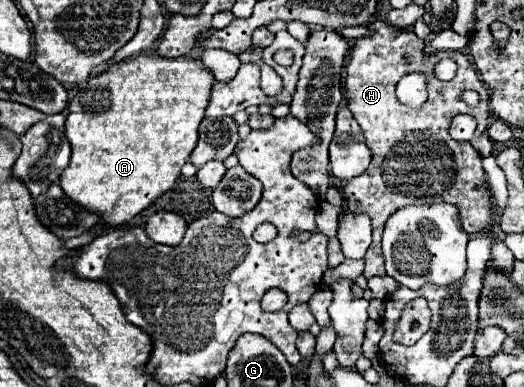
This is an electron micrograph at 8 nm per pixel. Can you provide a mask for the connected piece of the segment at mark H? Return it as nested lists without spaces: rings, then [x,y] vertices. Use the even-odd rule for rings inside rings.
[[[385,20],[371,22],[369,30],[371,34],[357,38],[349,50],[345,98],[365,134],[373,160],[361,176],[351,178],[343,188],[347,208],[369,214],[373,222],[373,242],[365,254],[365,278],[385,274],[381,232],[387,218],[407,204],[449,202],[459,208],[467,234],[493,230],[493,200],[489,188],[485,190],[487,180],[481,168],[481,156],[469,142],[457,142],[449,136],[451,120],[457,114],[471,114],[477,120],[477,134],[483,134],[489,124],[489,94],[475,66],[461,52],[435,52],[425,56],[425,44],[413,30],[393,30]],[[441,58],[453,58],[459,66],[455,78],[449,82],[439,82],[433,76],[433,66]],[[411,72],[425,74],[427,102],[421,108],[403,106],[395,96],[397,82]],[[465,90],[479,92],[481,102],[477,108],[469,108],[461,102],[461,92]]]

